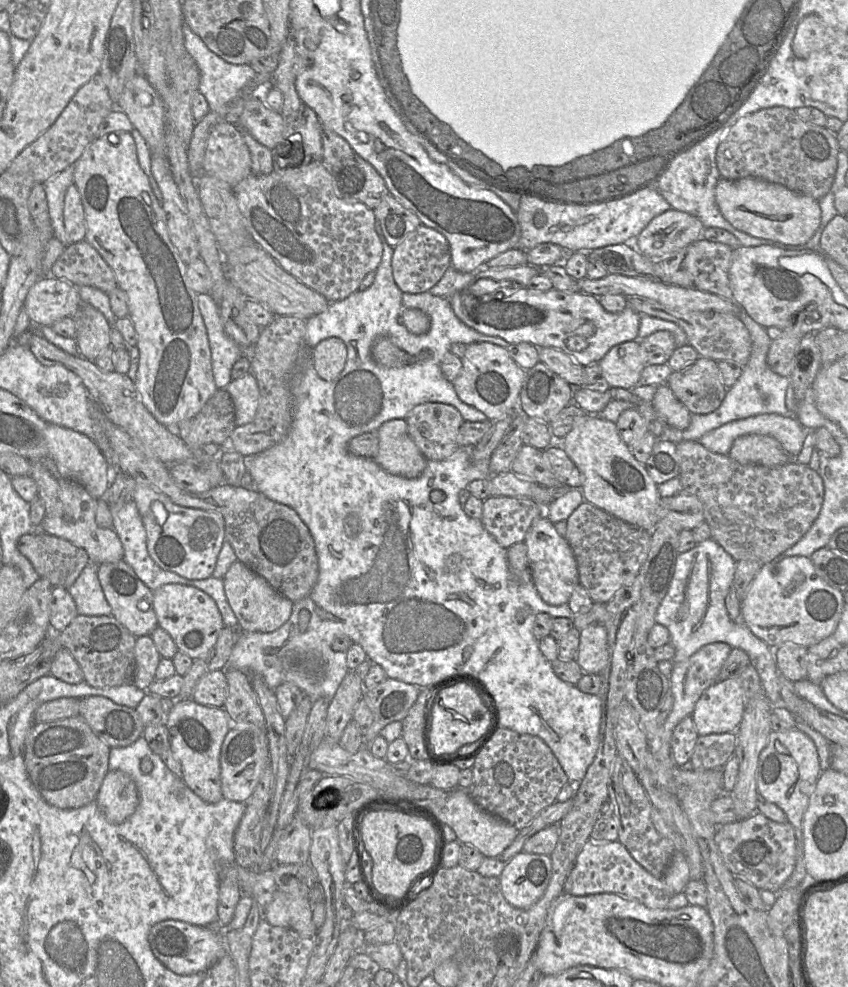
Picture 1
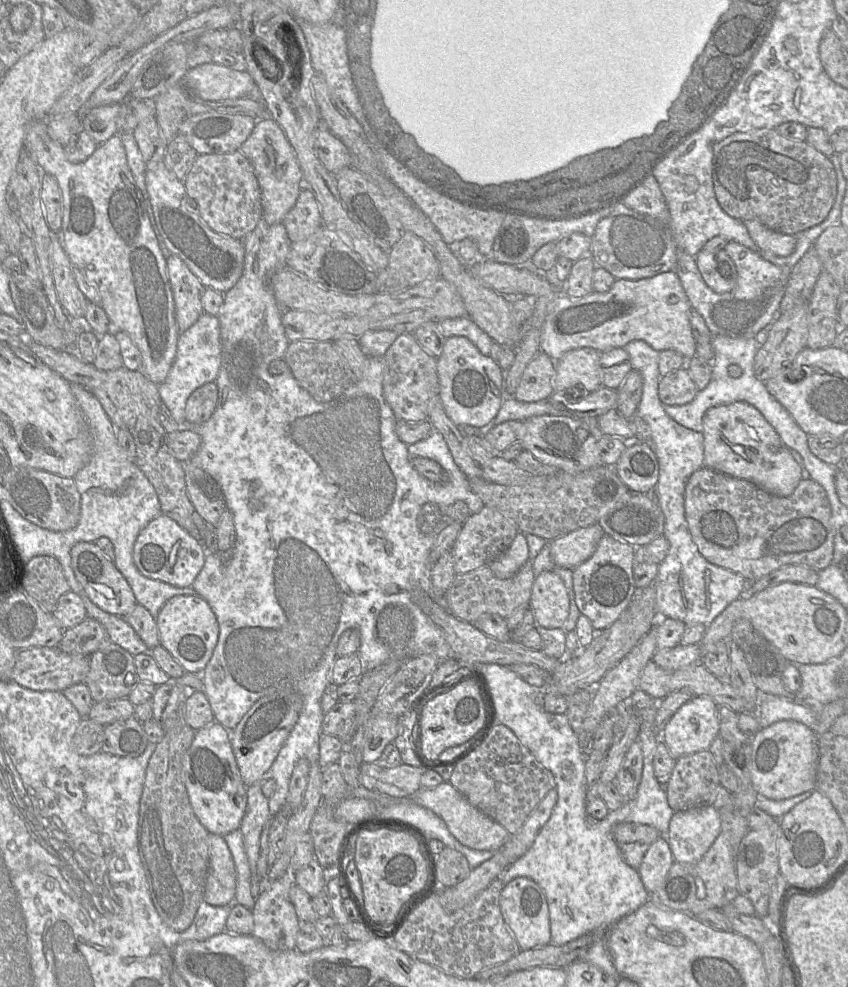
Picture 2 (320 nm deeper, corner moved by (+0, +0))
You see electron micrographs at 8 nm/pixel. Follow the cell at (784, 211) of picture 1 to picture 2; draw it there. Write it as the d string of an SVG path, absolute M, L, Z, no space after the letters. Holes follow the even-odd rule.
M758 220L742 221L752 240L763 250L777 256L789 256L796 247L796 238L791 234L774 231Z

